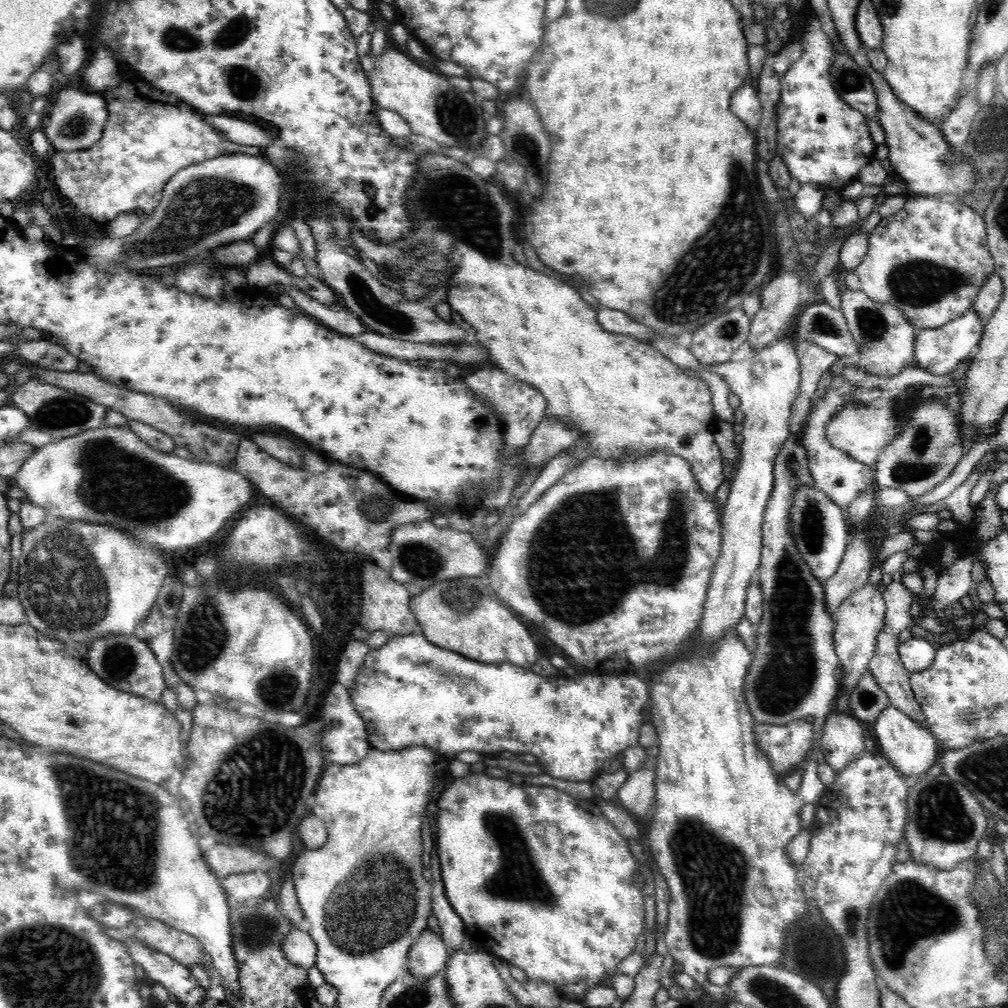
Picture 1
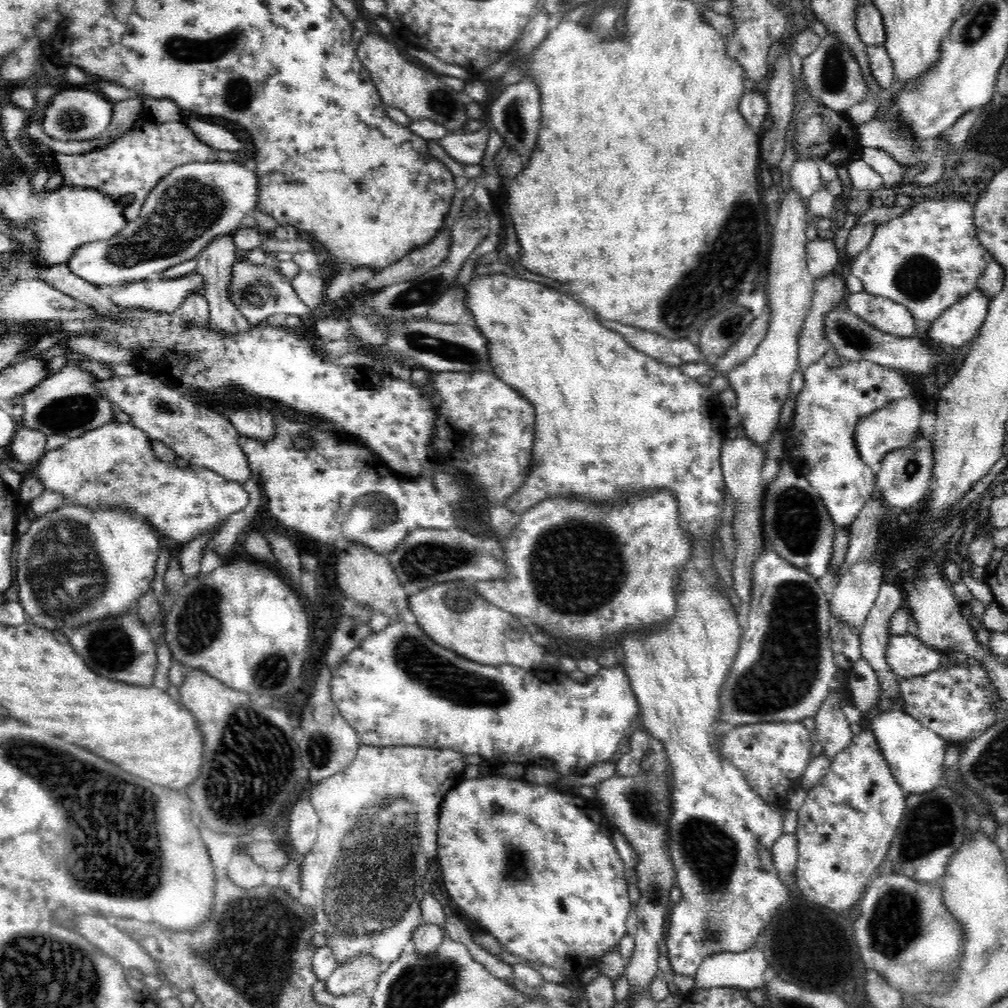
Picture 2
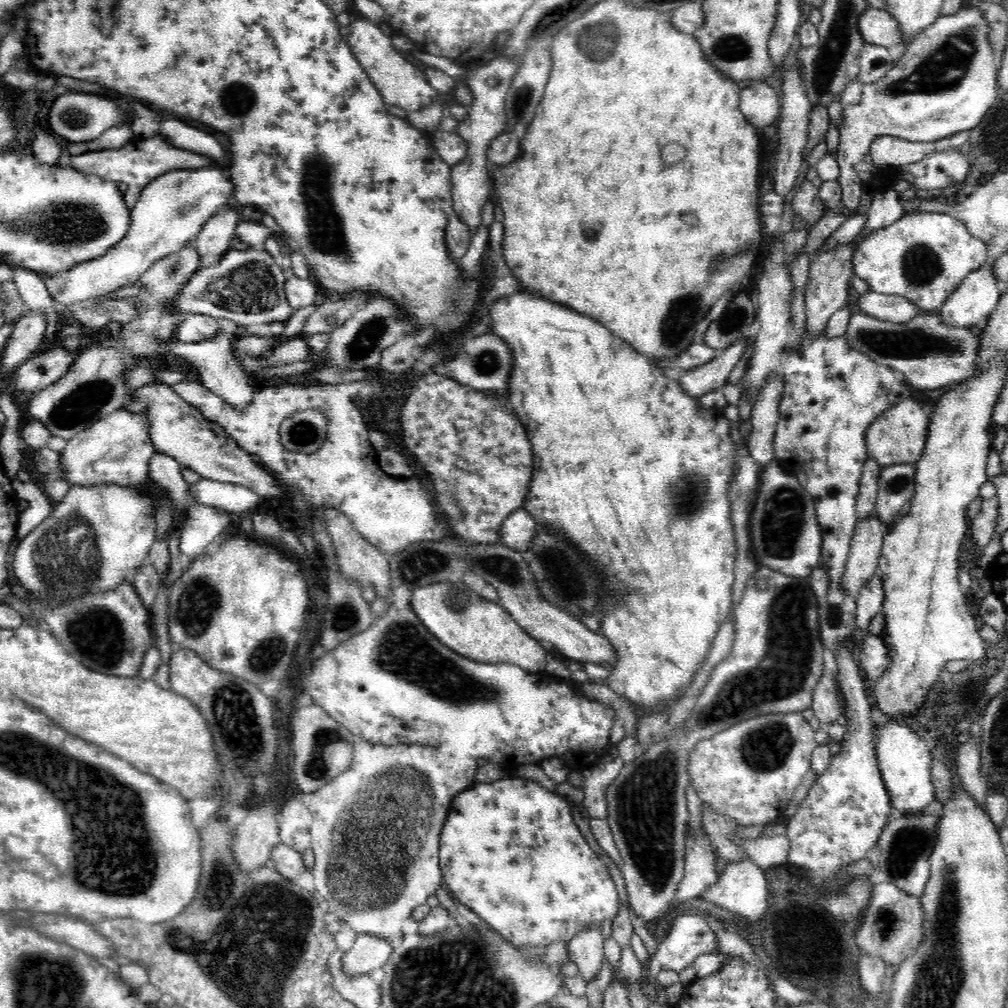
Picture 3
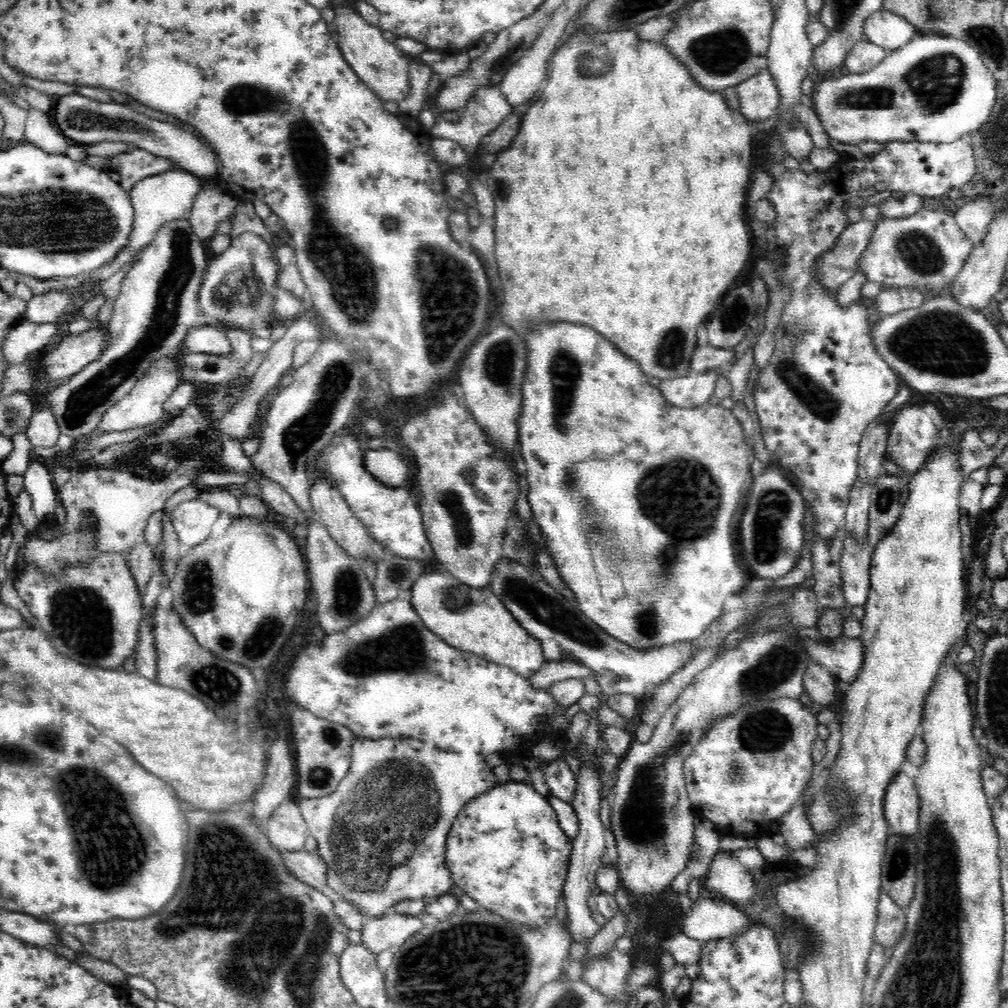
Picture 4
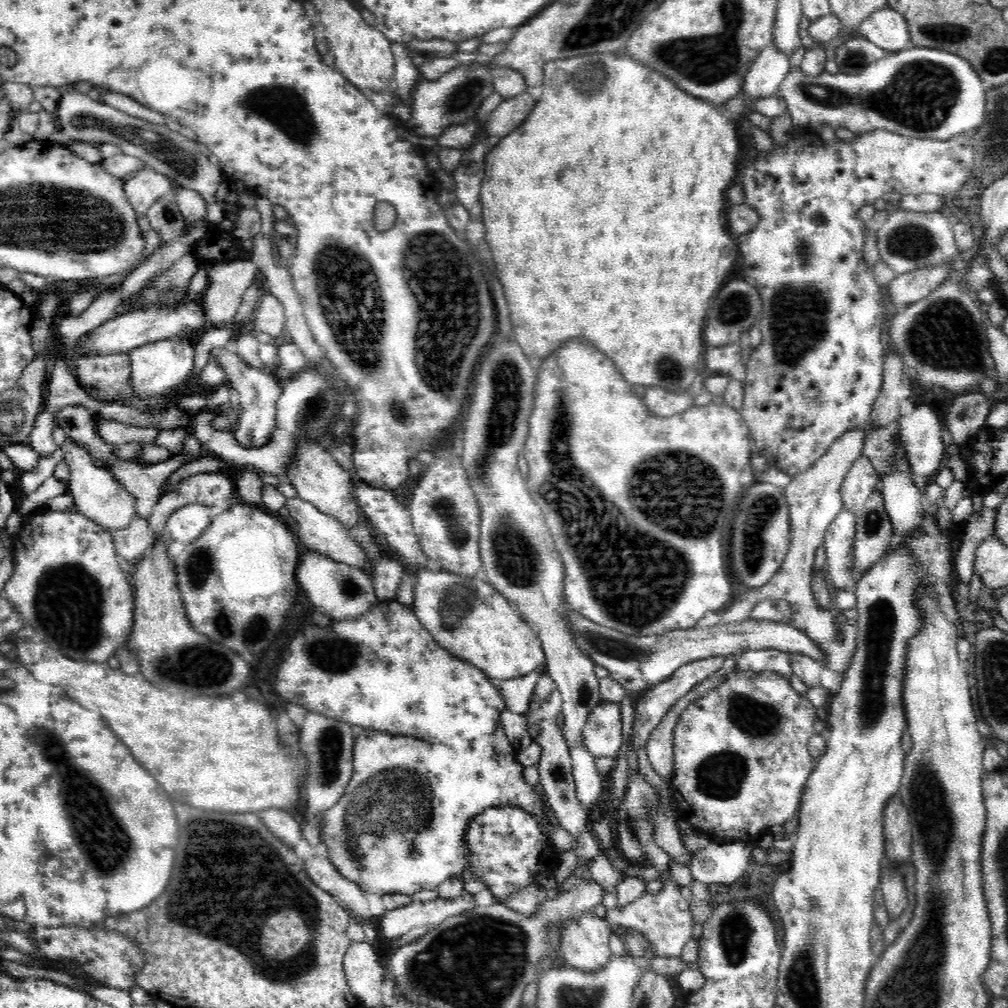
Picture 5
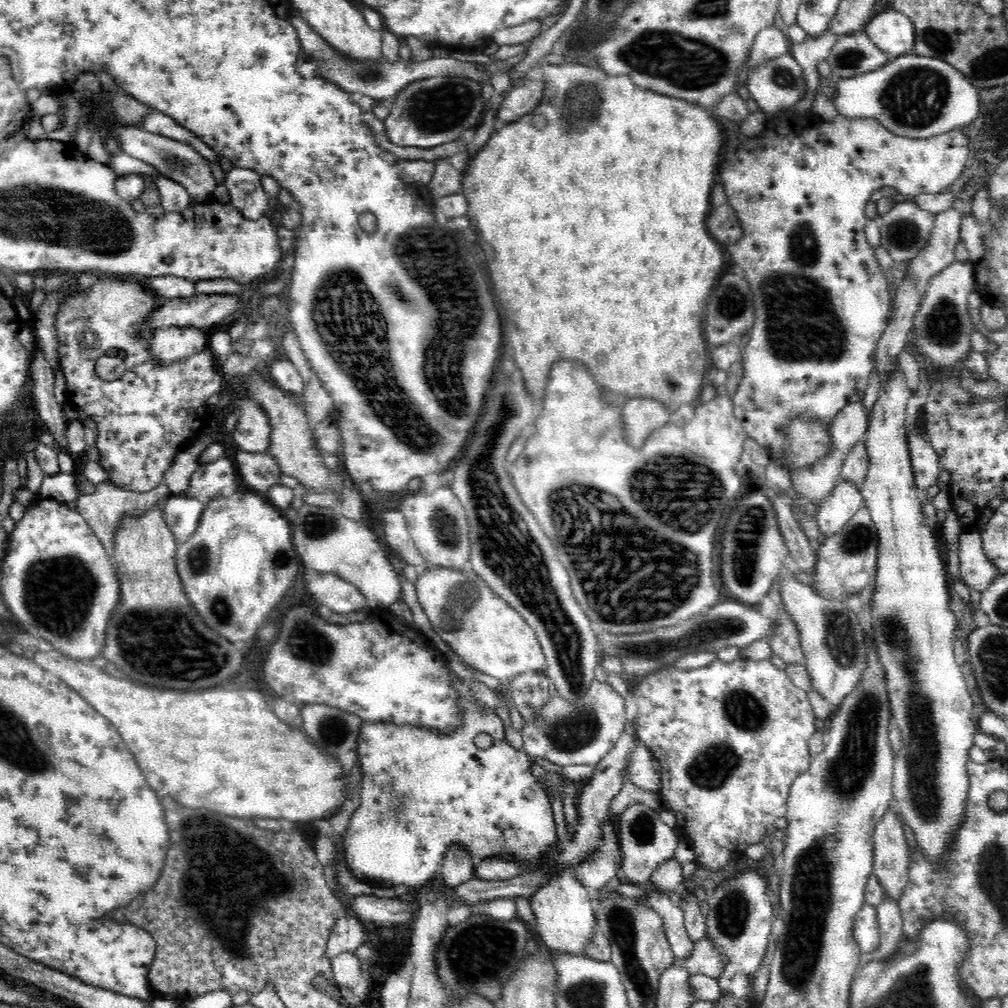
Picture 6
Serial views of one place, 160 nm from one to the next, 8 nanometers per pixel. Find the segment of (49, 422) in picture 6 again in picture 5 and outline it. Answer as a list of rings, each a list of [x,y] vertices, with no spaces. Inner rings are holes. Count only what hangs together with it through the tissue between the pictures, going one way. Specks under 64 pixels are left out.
[[[68,436],[64,446],[59,447],[58,455],[69,464],[71,475],[67,481],[67,493],[72,495],[76,512],[92,520],[92,523],[102,526],[102,529],[108,533],[128,528],[136,516],[136,497],[114,477],[114,473],[106,466],[96,465],[88,450]]]

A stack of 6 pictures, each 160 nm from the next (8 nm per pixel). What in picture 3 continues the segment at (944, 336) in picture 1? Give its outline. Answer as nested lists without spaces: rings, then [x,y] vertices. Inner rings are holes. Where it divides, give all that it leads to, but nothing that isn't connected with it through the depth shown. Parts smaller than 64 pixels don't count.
[[[986,263],[986,266],[982,266],[980,270],[968,273],[962,284],[944,300],[944,304],[938,310],[940,319],[948,327],[981,327],[989,319],[989,315],[996,310],[1000,297],[1001,292],[992,272],[992,265]]]

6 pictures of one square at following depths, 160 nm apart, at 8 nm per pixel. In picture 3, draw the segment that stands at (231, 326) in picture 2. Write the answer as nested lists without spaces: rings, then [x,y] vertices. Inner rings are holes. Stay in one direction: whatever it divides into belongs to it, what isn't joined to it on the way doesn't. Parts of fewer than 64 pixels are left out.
[[[231,205],[224,210],[218,210],[204,227],[200,228],[200,234],[196,238],[199,258],[222,258],[231,248],[231,242],[236,237],[236,226],[240,221],[236,208]],[[222,329],[217,335],[209,339],[200,341],[199,343],[182,343],[178,339],[170,339],[161,344],[166,353],[173,353],[180,358],[191,362],[196,368],[196,376],[201,380],[201,383],[216,393],[220,398],[223,398],[232,408],[242,410],[252,402],[252,396],[258,389],[251,383],[249,375],[242,369],[240,361],[236,361],[232,355],[232,346],[237,342],[239,335],[234,331],[226,331]]]

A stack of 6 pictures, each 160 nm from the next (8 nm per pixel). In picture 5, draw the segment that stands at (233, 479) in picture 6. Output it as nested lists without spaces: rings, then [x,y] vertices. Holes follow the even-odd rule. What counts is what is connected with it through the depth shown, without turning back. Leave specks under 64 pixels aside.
[[[221,469],[217,472],[194,474],[182,480],[168,494],[160,496],[149,516],[150,529],[155,541],[163,538],[168,517],[182,505],[200,503],[211,507],[218,500],[226,500],[232,495],[236,495],[235,484]]]

